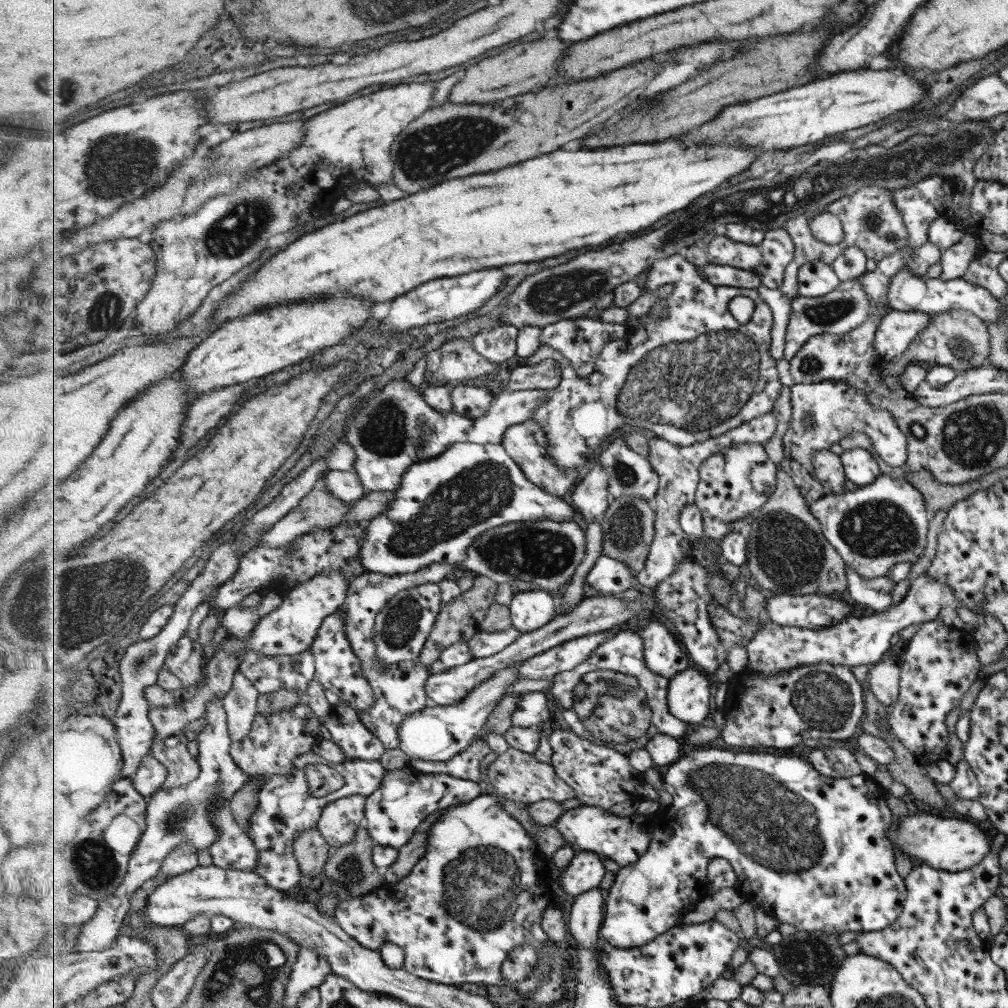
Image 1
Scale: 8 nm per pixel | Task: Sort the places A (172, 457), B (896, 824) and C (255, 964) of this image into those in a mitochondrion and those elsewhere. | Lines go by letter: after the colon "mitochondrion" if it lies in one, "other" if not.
A: other
B: other
C: mitochondrion

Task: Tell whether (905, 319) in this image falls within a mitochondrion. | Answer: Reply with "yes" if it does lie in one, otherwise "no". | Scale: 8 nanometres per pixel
no

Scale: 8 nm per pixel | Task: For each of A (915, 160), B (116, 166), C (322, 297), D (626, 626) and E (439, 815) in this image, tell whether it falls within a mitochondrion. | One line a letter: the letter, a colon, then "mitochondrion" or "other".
A: mitochondrion
B: mitochondrion
C: other
D: other
E: other

